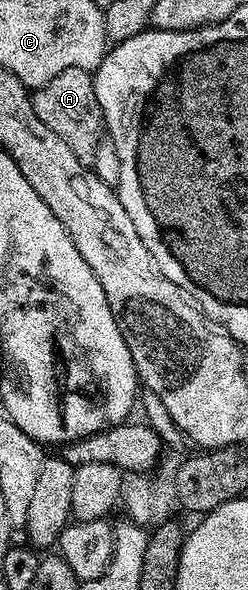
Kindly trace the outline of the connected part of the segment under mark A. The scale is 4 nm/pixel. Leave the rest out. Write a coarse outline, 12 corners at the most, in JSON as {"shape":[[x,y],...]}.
{"shape":[[63,70],[32,93],[35,114],[92,161],[103,117],[92,71]]}

